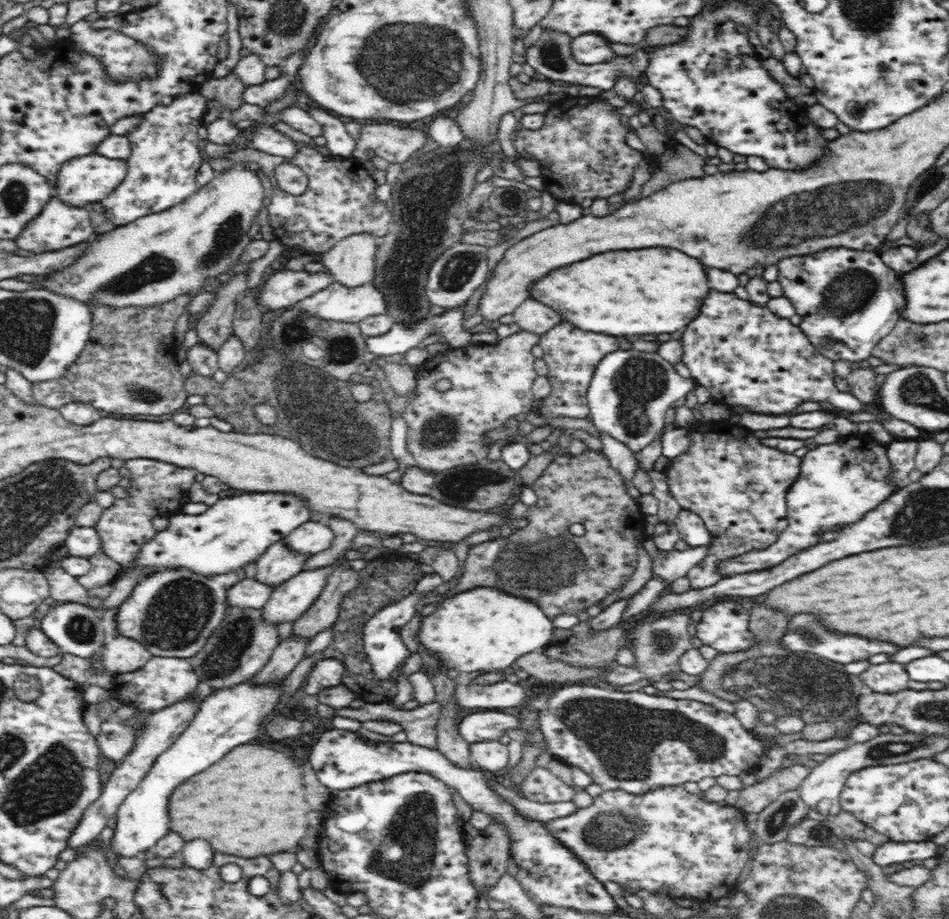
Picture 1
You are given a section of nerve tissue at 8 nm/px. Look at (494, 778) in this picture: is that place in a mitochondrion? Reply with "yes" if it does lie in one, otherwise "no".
no

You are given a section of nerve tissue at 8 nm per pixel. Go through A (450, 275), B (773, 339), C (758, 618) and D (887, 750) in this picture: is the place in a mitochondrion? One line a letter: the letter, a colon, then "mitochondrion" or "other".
A: mitochondrion
B: other
C: other
D: mitochondrion

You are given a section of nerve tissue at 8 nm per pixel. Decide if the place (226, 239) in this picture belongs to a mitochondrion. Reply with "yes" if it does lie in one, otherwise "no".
yes

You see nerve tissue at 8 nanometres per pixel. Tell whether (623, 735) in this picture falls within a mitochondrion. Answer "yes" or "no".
yes

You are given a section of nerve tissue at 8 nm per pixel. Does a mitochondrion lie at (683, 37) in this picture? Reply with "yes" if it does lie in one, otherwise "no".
no

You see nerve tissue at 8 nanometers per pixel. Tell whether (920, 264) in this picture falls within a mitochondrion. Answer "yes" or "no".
no

